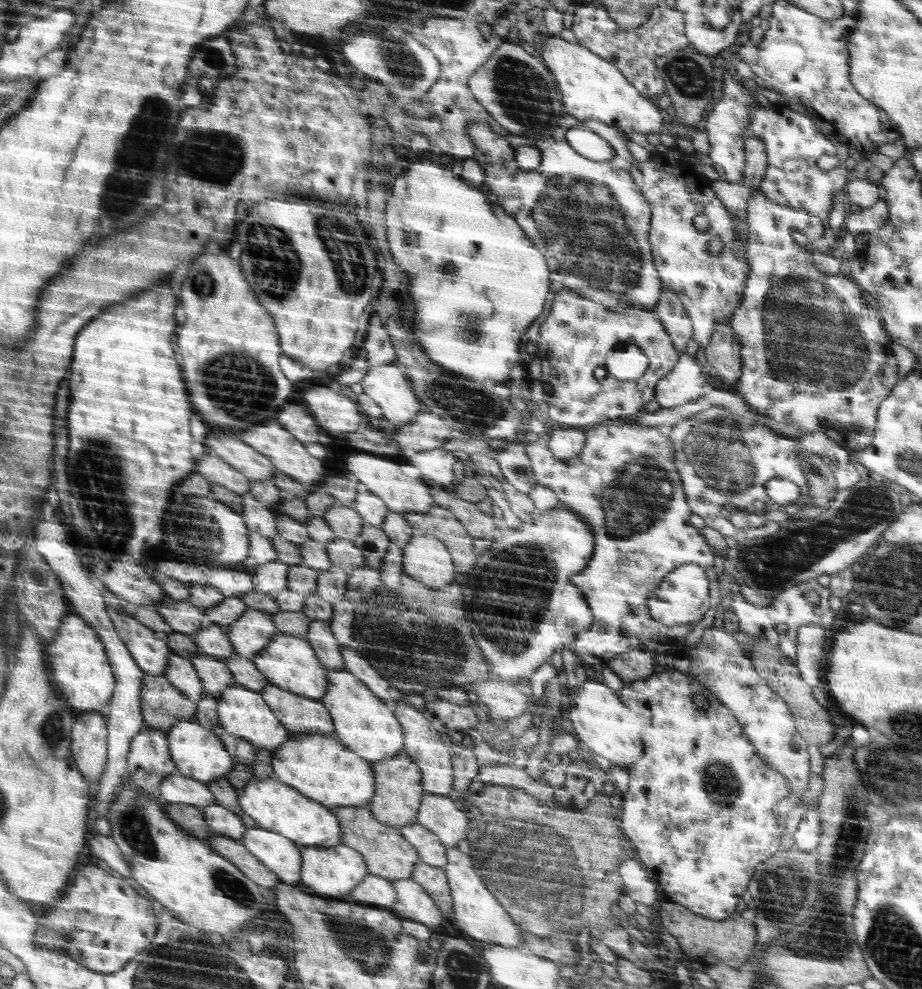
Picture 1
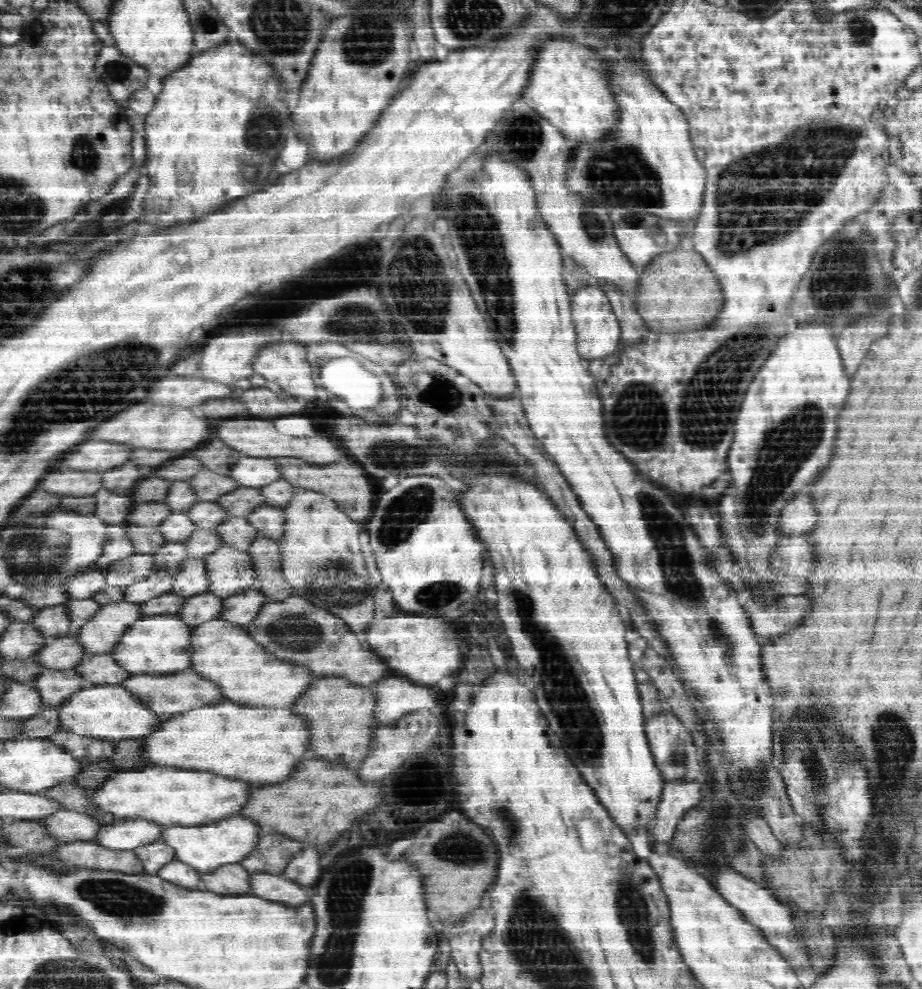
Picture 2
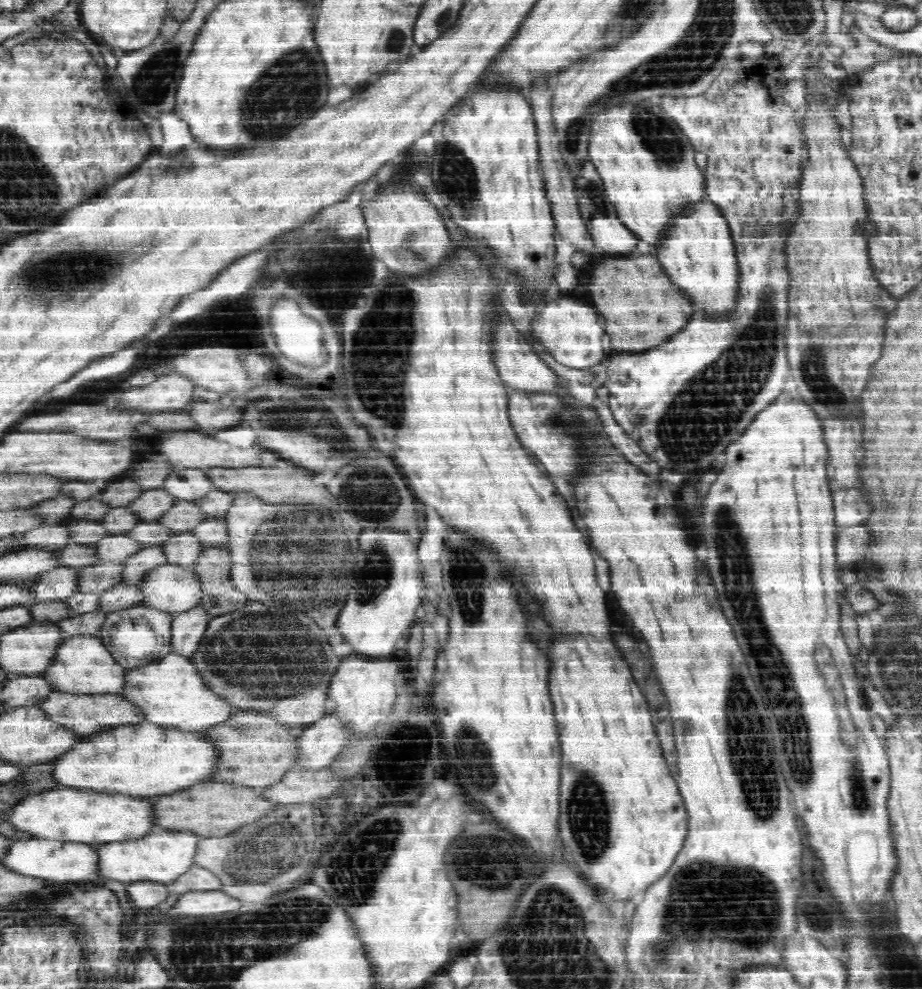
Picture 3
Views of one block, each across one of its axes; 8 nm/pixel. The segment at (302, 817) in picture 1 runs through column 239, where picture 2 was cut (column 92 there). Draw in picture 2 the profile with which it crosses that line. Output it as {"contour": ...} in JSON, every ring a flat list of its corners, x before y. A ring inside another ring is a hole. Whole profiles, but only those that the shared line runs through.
{"contour":[[150,765,113,774,92,790,90,803,111,812,116,820,150,819,168,827,196,826,239,814,252,796,250,782,232,780,213,771]]}

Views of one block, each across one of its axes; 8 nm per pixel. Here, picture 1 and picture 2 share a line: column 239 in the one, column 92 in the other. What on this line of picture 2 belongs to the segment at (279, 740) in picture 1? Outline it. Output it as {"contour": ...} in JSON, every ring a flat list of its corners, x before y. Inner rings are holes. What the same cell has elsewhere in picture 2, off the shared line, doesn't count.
{"contour":[[120,684,85,686,58,706,61,731,115,742,146,737,164,724,153,710]]}

